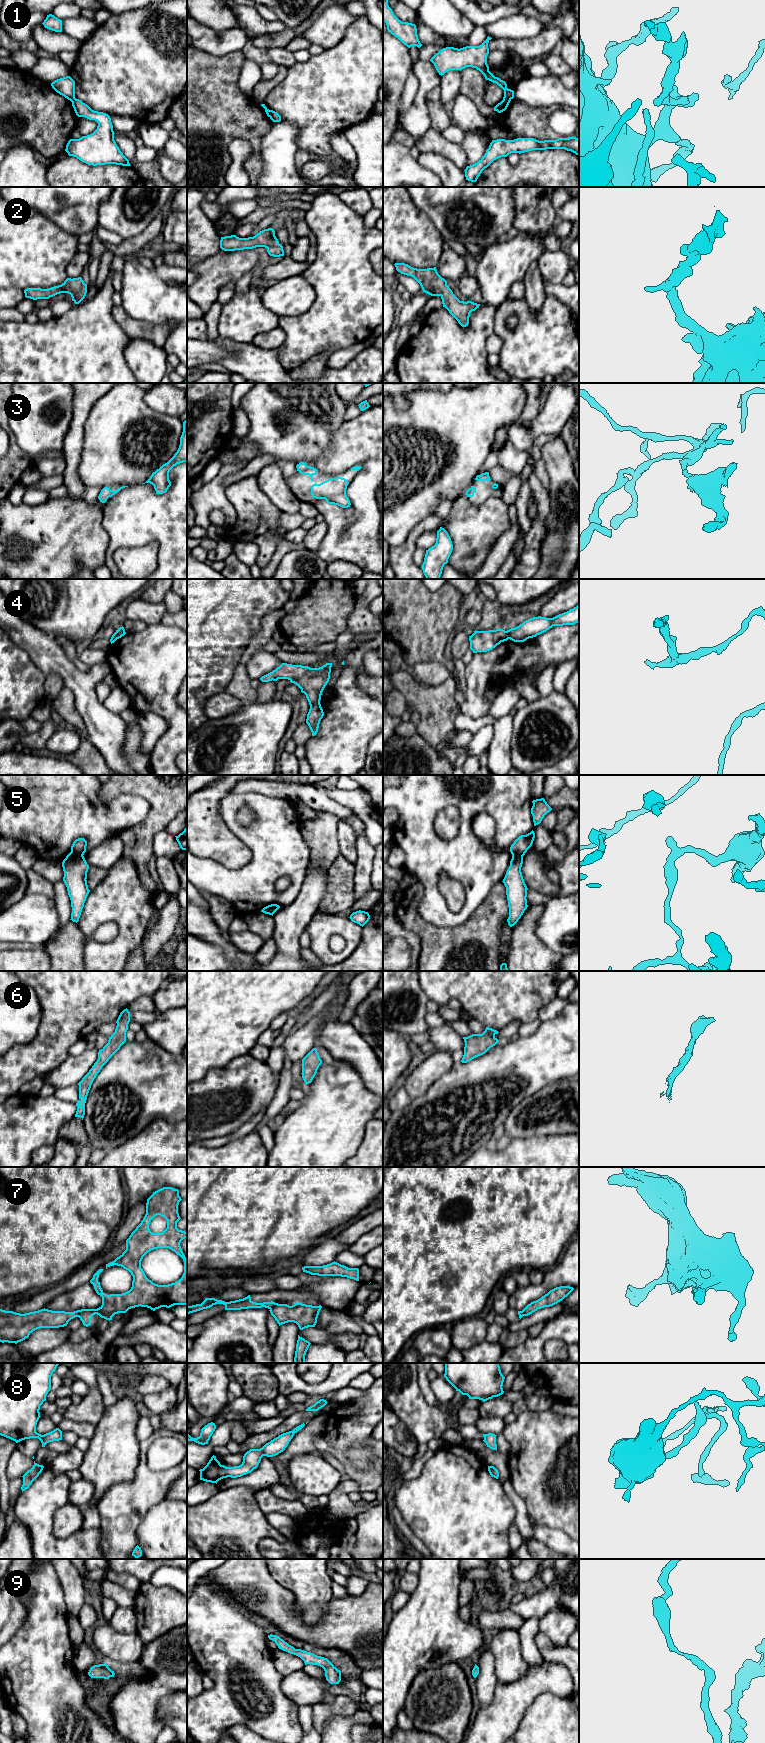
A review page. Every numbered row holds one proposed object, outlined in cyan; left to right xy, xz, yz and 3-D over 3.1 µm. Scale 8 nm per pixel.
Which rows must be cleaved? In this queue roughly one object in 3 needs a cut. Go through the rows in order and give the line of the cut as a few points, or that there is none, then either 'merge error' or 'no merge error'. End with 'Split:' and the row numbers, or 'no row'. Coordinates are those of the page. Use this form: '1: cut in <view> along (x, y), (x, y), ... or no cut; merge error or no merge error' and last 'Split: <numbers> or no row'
1: cut in yz along (503, 98), (510, 100); merge error
2: no cut; no merge error
3: cut in xz along (307, 466), (299, 471); merge error
4: cut in xz along (319, 701), (310, 705); merge error
5: cut in xy along (71, 851), (77, 855), (82, 855); merge error
6: no cut; no merge error
7: cut in xz along (276, 1303), (269, 1308); merge error
8: no cut; no merge error
9: no cut; no merge error
Split: 1, 3, 4, 5, 7

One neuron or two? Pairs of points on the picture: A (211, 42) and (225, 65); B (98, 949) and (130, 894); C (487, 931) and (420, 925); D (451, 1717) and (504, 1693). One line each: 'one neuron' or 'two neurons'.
A: two neurons
B: one neuron
C: one neuron
D: two neurons

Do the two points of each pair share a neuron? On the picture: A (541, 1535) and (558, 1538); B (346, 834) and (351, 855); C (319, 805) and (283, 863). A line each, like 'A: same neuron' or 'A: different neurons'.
A: same neuron
B: same neuron
C: different neurons

